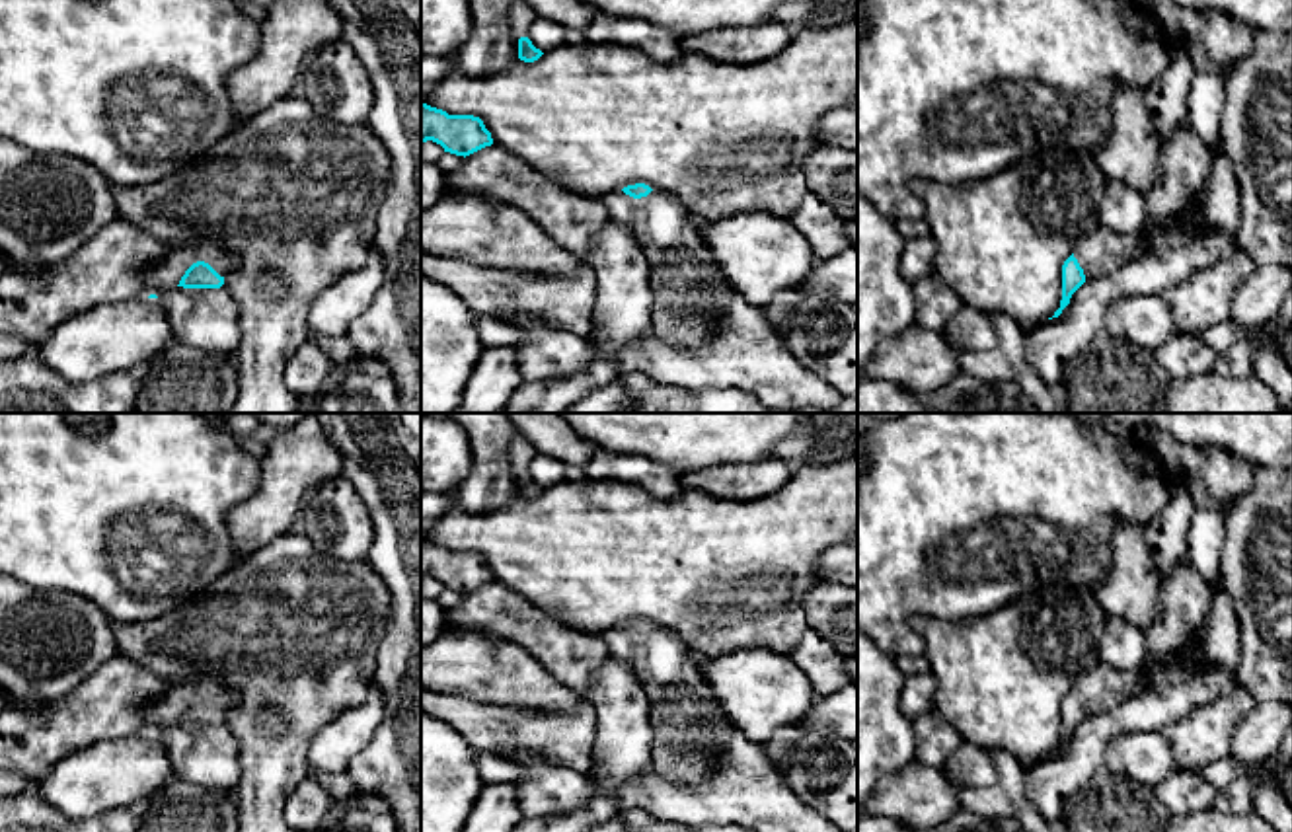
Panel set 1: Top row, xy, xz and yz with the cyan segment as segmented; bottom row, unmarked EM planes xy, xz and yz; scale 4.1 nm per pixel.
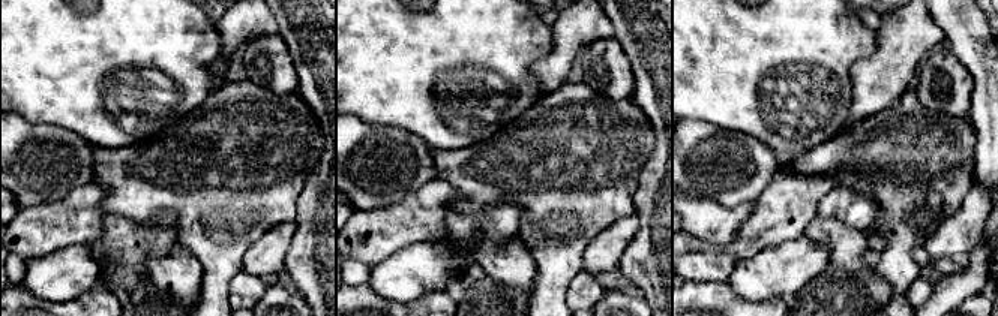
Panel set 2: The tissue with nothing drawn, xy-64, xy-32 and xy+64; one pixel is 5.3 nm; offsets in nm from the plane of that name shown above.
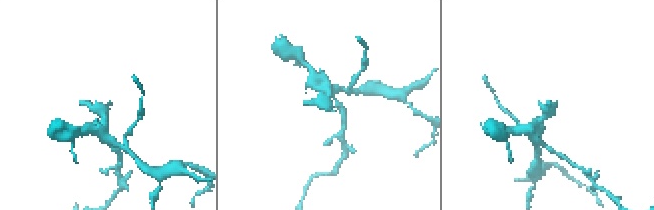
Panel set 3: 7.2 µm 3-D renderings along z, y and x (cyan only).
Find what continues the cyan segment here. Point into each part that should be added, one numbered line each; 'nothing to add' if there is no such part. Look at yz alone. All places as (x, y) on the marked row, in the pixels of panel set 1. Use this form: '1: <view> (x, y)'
1: yz (1102, 252)

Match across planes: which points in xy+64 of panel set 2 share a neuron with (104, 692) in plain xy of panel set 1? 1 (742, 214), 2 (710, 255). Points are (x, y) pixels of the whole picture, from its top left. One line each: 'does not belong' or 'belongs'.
1: does not belong
2: belongs

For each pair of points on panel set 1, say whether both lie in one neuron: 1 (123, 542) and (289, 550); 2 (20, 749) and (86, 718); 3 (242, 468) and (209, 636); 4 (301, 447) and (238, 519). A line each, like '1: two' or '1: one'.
1: two
2: one
3: two
4: one

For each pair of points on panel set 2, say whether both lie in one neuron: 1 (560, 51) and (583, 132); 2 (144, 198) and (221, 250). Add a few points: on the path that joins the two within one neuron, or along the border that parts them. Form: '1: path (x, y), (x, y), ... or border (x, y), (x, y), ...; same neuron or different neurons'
1: border (568, 81), (542, 96); different neurons
2: path (164, 198), (168, 198), (200, 229), (201, 235); same neuron

